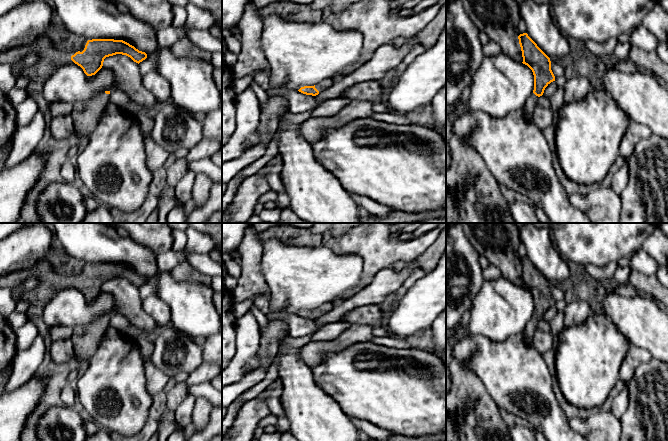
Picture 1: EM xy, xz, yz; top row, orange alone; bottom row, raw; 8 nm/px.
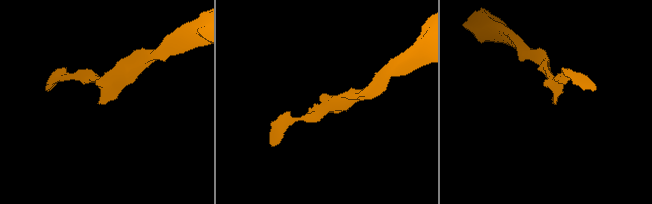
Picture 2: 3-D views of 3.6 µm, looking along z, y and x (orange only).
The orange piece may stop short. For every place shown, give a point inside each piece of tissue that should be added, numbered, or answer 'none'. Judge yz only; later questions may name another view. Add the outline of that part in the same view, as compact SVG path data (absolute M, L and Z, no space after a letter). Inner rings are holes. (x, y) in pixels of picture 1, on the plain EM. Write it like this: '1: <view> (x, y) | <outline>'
1: yz (532, 326) | M532 317L526 326L524 336L529 344L532 344L534 333L538 329L538 322L538 320Z

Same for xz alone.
1: xz (327, 307) | M325 303L323 306L316 308L315 312L320 316L327 314L334 308L332 303Z

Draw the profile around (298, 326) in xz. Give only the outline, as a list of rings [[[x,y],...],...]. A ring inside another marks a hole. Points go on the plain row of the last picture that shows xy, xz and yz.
[[[277,314],[276,317],[286,320],[289,326],[288,335],[294,338],[313,334],[316,328],[316,323],[314,320],[306,319],[299,315],[285,316]]]

